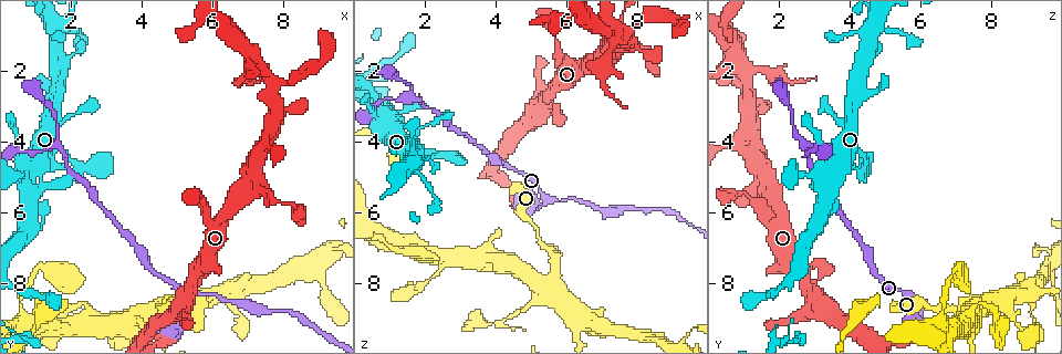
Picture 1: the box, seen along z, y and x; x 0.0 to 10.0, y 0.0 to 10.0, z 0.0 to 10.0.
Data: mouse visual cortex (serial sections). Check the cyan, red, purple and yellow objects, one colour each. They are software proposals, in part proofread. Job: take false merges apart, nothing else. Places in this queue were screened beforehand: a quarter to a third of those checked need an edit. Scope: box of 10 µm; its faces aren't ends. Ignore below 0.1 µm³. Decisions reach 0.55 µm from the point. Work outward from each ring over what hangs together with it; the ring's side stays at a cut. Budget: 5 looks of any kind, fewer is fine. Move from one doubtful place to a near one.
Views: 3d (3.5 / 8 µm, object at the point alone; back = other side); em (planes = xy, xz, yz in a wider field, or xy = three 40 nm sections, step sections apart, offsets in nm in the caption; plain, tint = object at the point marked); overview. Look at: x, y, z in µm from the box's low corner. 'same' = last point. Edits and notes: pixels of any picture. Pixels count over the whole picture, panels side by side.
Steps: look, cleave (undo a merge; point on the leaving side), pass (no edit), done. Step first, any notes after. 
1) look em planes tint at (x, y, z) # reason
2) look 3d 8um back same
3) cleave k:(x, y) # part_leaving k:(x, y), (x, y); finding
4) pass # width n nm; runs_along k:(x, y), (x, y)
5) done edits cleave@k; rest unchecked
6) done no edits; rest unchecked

look 3d 3.5um at (1.55, 4.15, 2.80) # arms part here

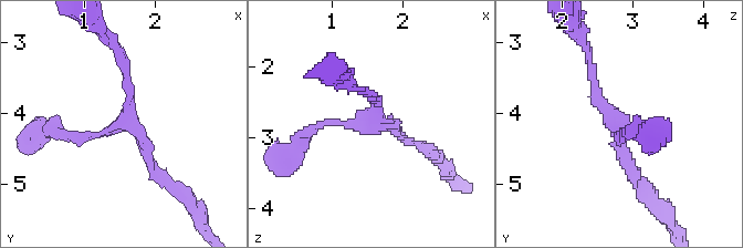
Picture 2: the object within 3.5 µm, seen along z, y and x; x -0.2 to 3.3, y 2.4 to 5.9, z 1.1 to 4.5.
look em xy step 1 tint at (1.60, 4.10, 2.80) # need the tissue

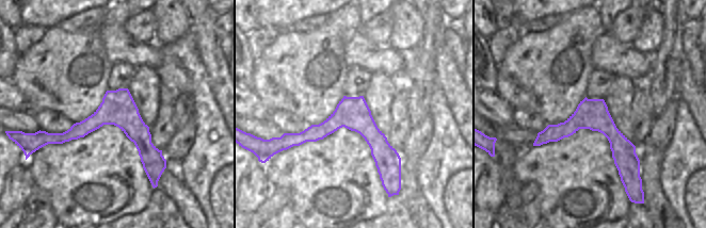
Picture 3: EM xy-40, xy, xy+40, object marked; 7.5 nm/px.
pass # runs_along 3:(50, 139), (121, 118), (163, 162); one cell here

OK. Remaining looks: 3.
look 3d 3.5um at (7.40, 4.35, 1.35) # a fork

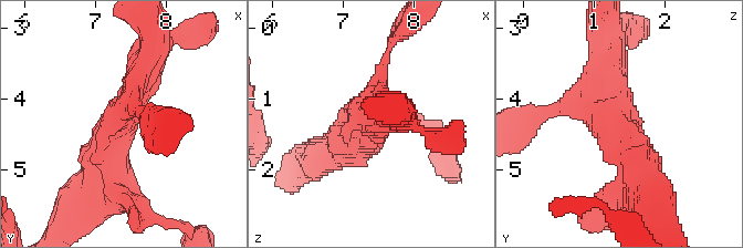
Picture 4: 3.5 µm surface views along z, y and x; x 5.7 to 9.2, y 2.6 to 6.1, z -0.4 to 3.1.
look em xy step 1 tint at (7.40, 4.30, 1.35) # shape alone is not enough

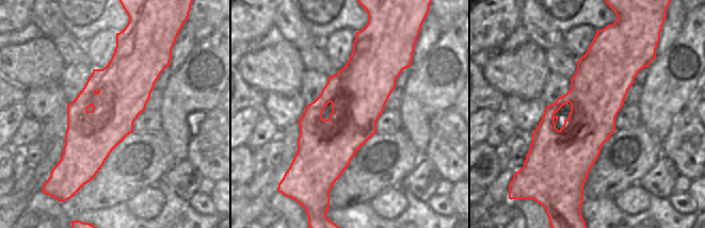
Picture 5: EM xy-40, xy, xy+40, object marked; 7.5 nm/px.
pass # width 500 nm; runs_along 4:(97, 181), (152, 55); continuous, no second cell

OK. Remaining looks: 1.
done no edits; rest unchecked

